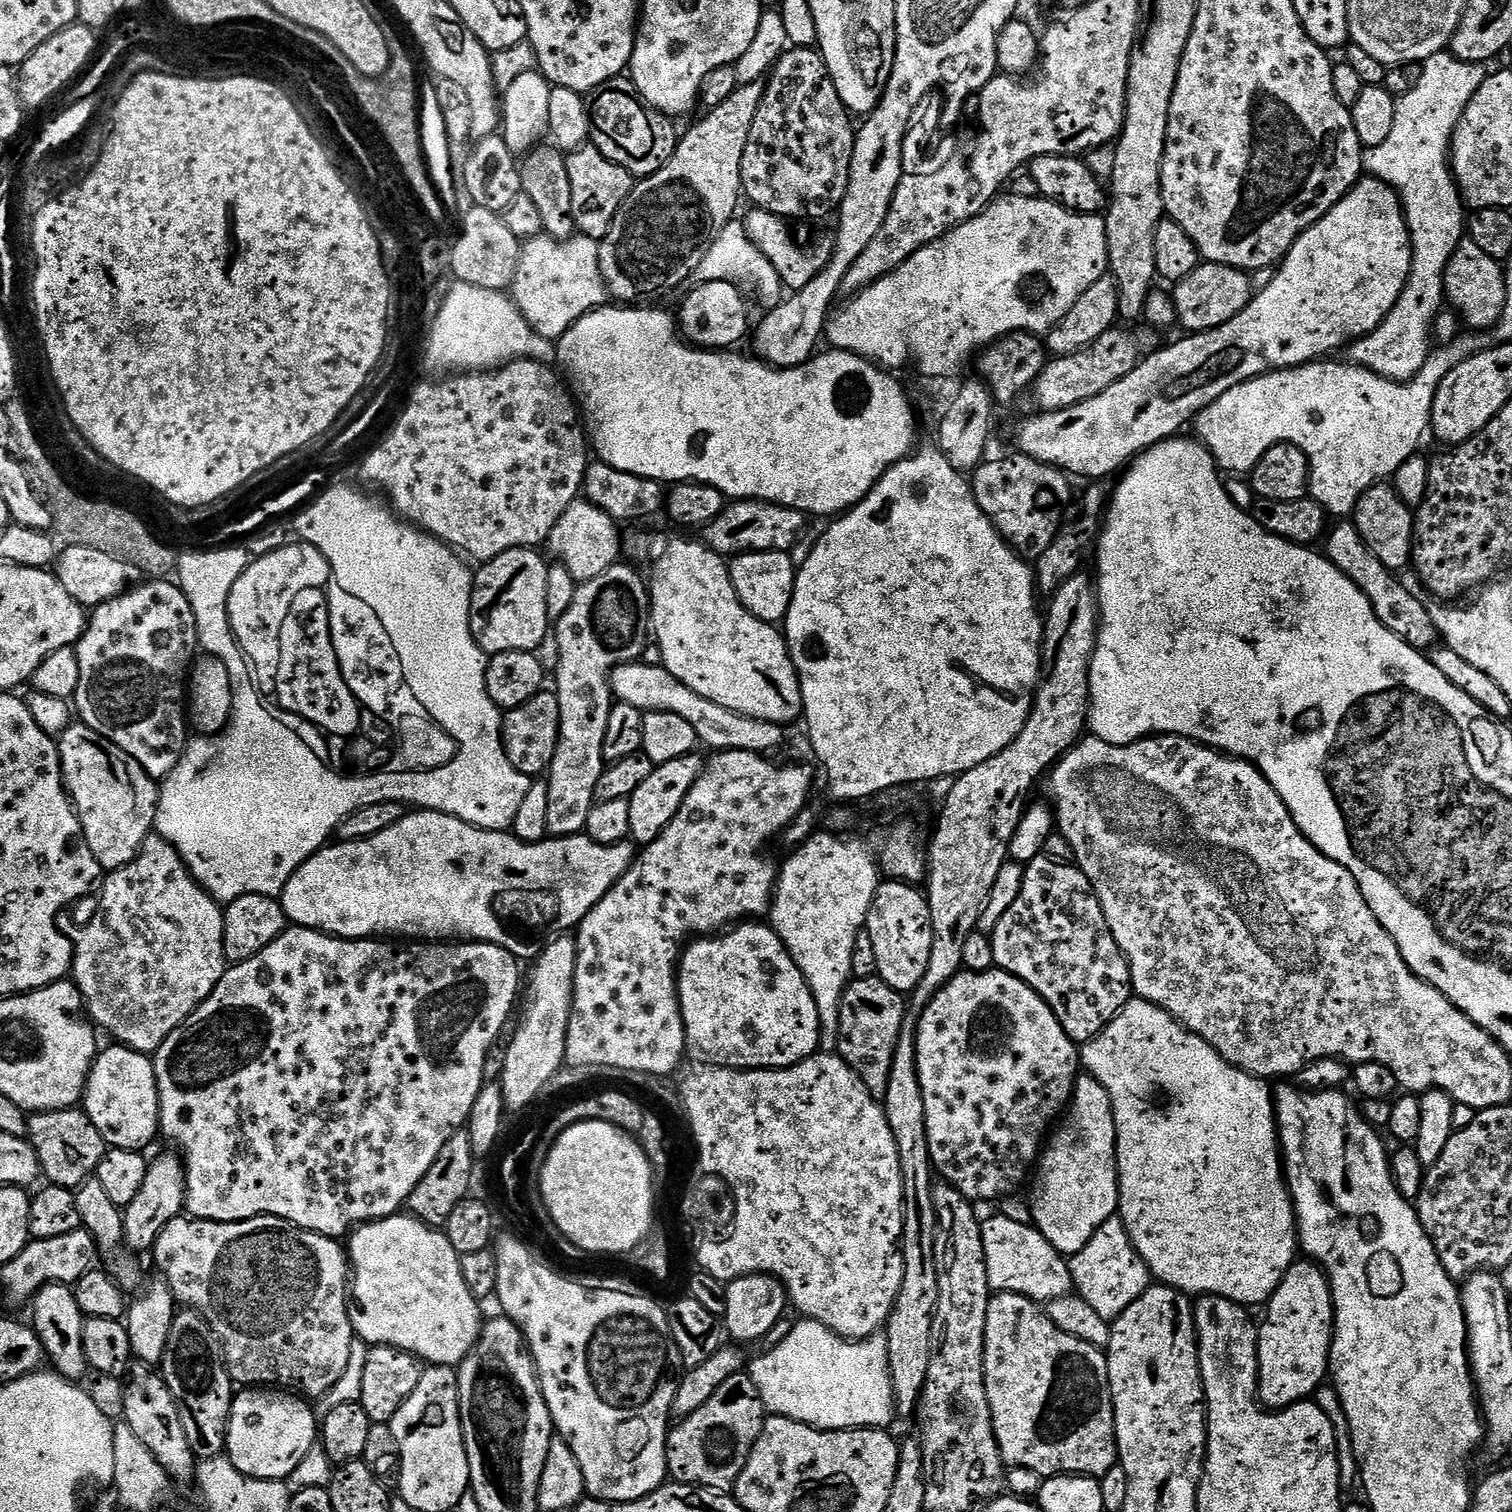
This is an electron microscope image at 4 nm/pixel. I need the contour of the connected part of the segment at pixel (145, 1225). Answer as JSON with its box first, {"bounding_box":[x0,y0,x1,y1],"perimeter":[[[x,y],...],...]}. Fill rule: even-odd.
{"bounding_box":[123,1155,188,1254],"perimeter":[[[179,1155],[160,1156],[148,1165],[146,1182],[142,1182],[142,1190],[138,1190],[134,1202],[123,1208],[124,1243],[131,1251],[143,1254],[144,1251],[155,1249],[158,1234],[166,1230],[166,1226],[174,1217],[181,1215],[186,1208],[188,1183],[184,1173],[184,1162]]]}

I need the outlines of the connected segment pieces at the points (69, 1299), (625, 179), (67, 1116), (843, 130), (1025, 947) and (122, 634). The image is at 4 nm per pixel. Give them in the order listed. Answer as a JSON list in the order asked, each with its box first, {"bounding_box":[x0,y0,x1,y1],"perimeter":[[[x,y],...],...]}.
[{"bounding_box":[30,1284,90,1382],"perimeter":[[[47,1284],[33,1296],[31,1308],[30,1327],[42,1342],[42,1350],[51,1371],[66,1380],[80,1382],[84,1375],[89,1375],[90,1369],[86,1362],[86,1350],[82,1347],[82,1326],[86,1317],[78,1308],[75,1291],[69,1285]]]},{"bounding_box":[567,146,634,242],"perimeter":[[[585,146],[567,157],[570,170],[570,192],[574,194],[574,218],[579,235],[600,242],[611,228],[619,208],[627,201],[634,177],[622,166],[610,162],[598,149]]]},{"bounding_box":[26,1107,109,1190],"perimeter":[[[79,1107],[31,1113],[26,1139],[38,1154],[43,1179],[48,1184],[73,1190],[95,1177],[102,1158],[109,1150],[102,1134],[98,1134],[98,1126],[94,1126],[94,1122],[90,1122],[88,1115]]]},{"bounding_box":[742,47,857,220],"perimeter":[[[789,47],[767,77],[764,88],[765,94],[758,106],[745,154],[742,156],[743,195],[754,202],[757,209],[787,220],[816,220],[831,212],[833,215],[846,194],[857,129],[854,124],[852,128],[853,117],[848,107],[844,105],[842,98],[838,98],[834,78],[830,78],[830,70],[823,56],[815,47]]]},{"bounding_box":[990,854,1133,1040],"perimeter":[[[1043,854],[1027,861],[1022,894],[1018,894],[1018,902],[1014,902],[1014,906],[1002,914],[1002,922],[998,922],[990,935],[996,968],[1017,976],[1023,984],[1031,986],[1050,1006],[1062,1030],[1066,1030],[1071,1040],[1092,1040],[1119,1014],[1122,1006],[1133,999],[1128,959],[1122,954],[1118,942],[1114,942],[1114,934],[1110,934],[1106,914],[1086,874],[1072,864],[1059,864]]]},{"bounding_box":[74,578,198,782],"perimeter":[[[152,578],[127,592],[123,592],[118,598],[91,609],[84,625],[84,633],[80,635],[74,647],[78,658],[78,690],[74,697],[74,708],[75,711],[76,708],[80,711],[79,719],[88,728],[102,734],[102,738],[114,742],[114,746],[121,748],[130,758],[134,758],[134,762],[138,762],[142,766],[142,770],[147,776],[152,777],[157,782],[163,781],[164,777],[174,770],[174,766],[178,766],[178,762],[182,758],[190,739],[190,724],[186,719],[186,681],[198,656],[194,610],[190,606],[186,594],[181,590],[179,583],[168,578]]]}]

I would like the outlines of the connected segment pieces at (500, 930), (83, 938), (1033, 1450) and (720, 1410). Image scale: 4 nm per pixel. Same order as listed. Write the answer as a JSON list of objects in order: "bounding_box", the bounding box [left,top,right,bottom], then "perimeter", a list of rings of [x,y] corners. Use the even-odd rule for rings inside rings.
[{"bounding_box":[278,810,638,962],"perimeter":[[[416,810],[413,813],[413,816],[412,813],[406,814],[401,820],[394,822],[394,826],[382,830],[382,834],[374,834],[374,838],[336,842],[314,853],[288,879],[283,892],[278,897],[289,921],[293,925],[301,928],[315,928],[318,932],[326,932],[330,936],[342,936],[346,940],[420,936],[416,938],[423,938],[428,942],[479,942],[481,944],[497,944],[506,949],[517,960],[528,962],[539,956],[542,947],[541,942],[547,941],[557,934],[571,933],[582,922],[582,918],[586,918],[589,910],[598,902],[602,902],[604,895],[616,885],[618,878],[622,878],[622,874],[626,874],[626,870],[638,855],[637,849],[631,843],[599,844],[591,840],[586,834],[545,838],[539,840],[537,844],[527,844],[524,840],[518,839],[507,831],[488,832],[484,828],[475,828],[473,824],[462,822],[458,818],[446,815],[444,812]]]},{"bounding_box":[70,834,226,1054],"perimeter":[[[158,834],[146,838],[142,850],[132,862],[118,870],[107,873],[99,885],[98,896],[99,892],[100,905],[97,906],[92,921],[77,936],[74,936],[74,951],[70,969],[71,979],[74,981],[76,989],[80,991],[80,996],[84,1000],[84,1008],[90,1017],[91,1023],[101,1033],[109,1032],[116,1039],[113,1041],[117,1045],[133,1048],[136,1052],[155,1054],[162,1046],[162,1042],[166,1038],[170,1038],[170,1034],[174,1034],[174,1030],[178,1030],[178,1026],[182,1026],[186,1022],[186,1018],[190,1018],[190,1014],[194,1014],[196,1007],[215,990],[220,979],[224,977],[226,971],[224,947],[222,946],[224,908],[194,879],[192,871],[184,865],[184,859],[180,857],[180,851],[168,840],[163,840]]]},{"bounding_box":[984,1292,1117,1478],"perimeter":[[[1009,1292],[995,1293],[989,1299],[986,1310],[986,1330],[984,1331],[984,1381],[986,1382],[986,1398],[990,1402],[990,1414],[994,1422],[994,1434],[1004,1463],[1009,1469],[1025,1468],[1026,1471],[1040,1476],[1039,1478],[1050,1476],[1099,1478],[1107,1474],[1111,1468],[1117,1467],[1116,1423],[1114,1422],[1114,1406],[1112,1405],[1112,1391],[1108,1377],[1108,1357],[1093,1344],[1087,1344],[1058,1330],[1058,1326],[1054,1326],[1054,1322],[1048,1317],[1047,1311],[1035,1300],[1026,1298],[1022,1294],[1010,1294]]]},{"bounding_box":[666,1375,766,1493],"perimeter":[[[751,1375],[726,1378],[702,1410],[694,1410],[690,1418],[679,1421],[669,1431],[666,1446],[669,1477],[677,1484],[731,1493],[738,1482],[738,1474],[742,1474],[750,1458],[750,1450],[754,1450],[754,1442],[758,1442],[758,1434],[762,1434],[765,1419],[766,1409]]]}]

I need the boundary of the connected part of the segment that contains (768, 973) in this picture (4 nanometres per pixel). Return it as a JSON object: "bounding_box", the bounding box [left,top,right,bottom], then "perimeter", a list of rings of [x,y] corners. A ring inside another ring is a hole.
{"bounding_box":[676,922,821,1070],"perimeter":[[[741,922],[721,931],[719,934],[693,939],[681,955],[676,973],[676,989],[680,999],[680,1009],[682,1010],[686,1052],[689,1057],[693,1056],[697,1060],[695,1062],[697,1065],[714,1068],[738,1068],[741,1070],[789,1068],[806,1058],[817,1055],[818,1049],[821,1047],[820,1019],[818,1018],[818,1006],[814,1002],[814,994],[810,990],[802,970],[798,970],[794,958],[786,950],[782,938],[777,934],[776,929],[767,923]]]}

